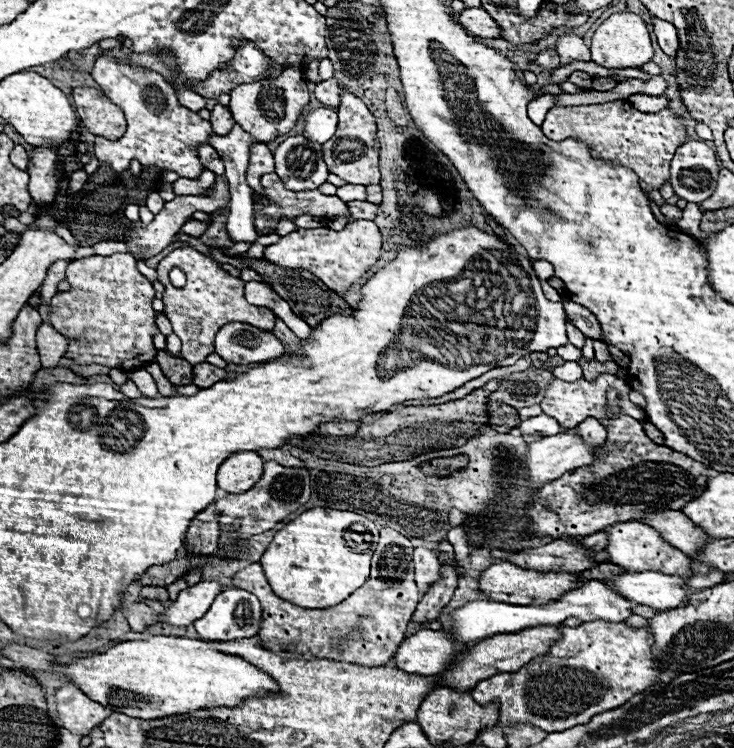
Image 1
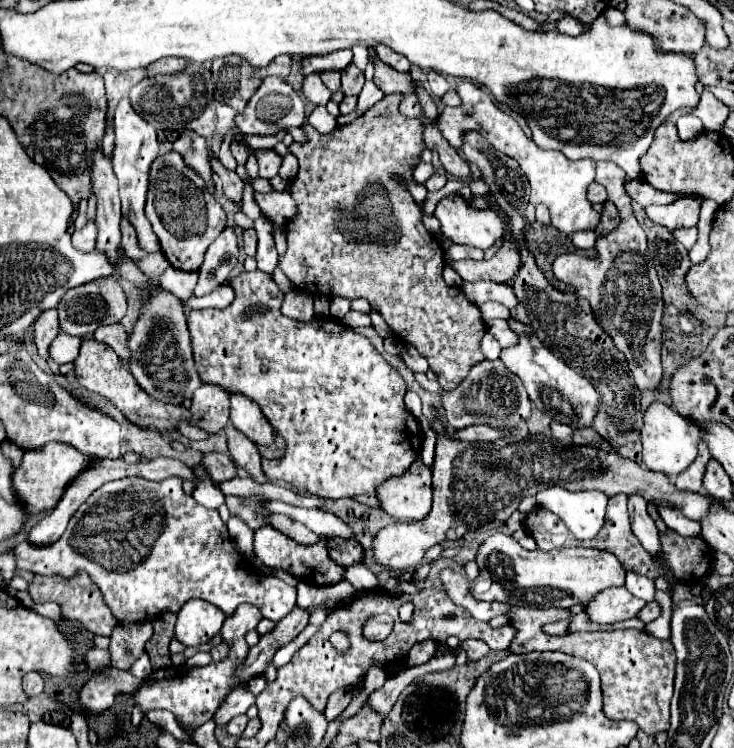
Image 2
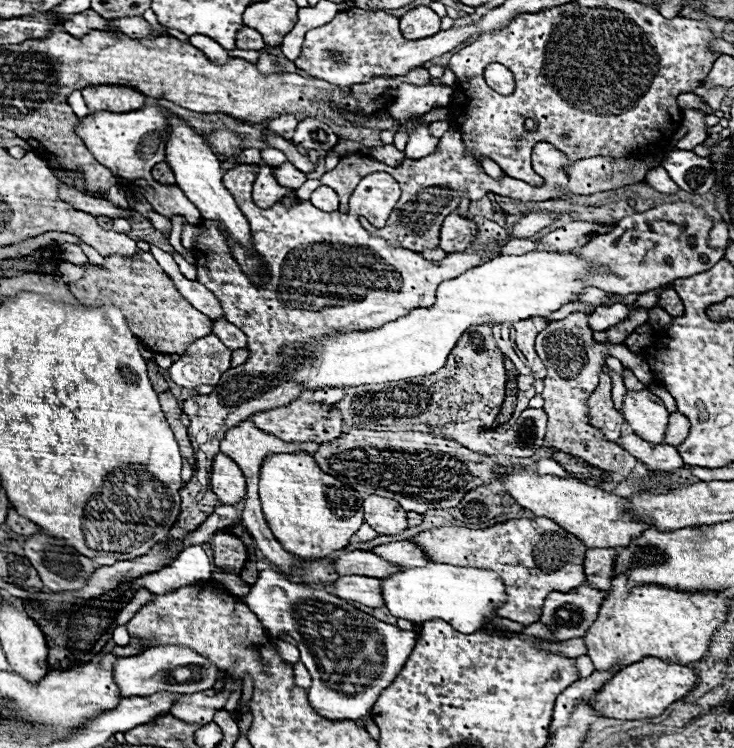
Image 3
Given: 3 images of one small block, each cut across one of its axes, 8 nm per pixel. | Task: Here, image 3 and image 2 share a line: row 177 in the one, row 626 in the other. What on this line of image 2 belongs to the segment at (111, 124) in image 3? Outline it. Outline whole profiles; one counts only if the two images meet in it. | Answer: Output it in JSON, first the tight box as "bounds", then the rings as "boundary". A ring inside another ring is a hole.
{"bounds":[110,622,152,670],"boundary":[[[118,622],[110,636],[110,666],[130,670],[144,654],[144,644],[152,636],[152,622]]]}

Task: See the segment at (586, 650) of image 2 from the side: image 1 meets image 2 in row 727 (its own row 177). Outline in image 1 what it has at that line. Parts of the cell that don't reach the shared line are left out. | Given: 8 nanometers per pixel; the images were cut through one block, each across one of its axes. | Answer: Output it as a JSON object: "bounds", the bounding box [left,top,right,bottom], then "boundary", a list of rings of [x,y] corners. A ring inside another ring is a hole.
{"bounds":[542,100,688,188],"boundary":[[[612,100],[604,104],[588,104],[588,106],[568,106],[568,108],[550,108],[542,132],[550,140],[566,140],[576,138],[584,142],[592,154],[592,158],[606,160],[614,166],[630,168],[638,174],[642,182],[652,188],[660,188],[668,182],[670,160],[678,146],[682,146],[688,138],[682,116],[672,112],[670,108],[660,110],[656,114],[638,112],[632,108],[628,100]]]}

